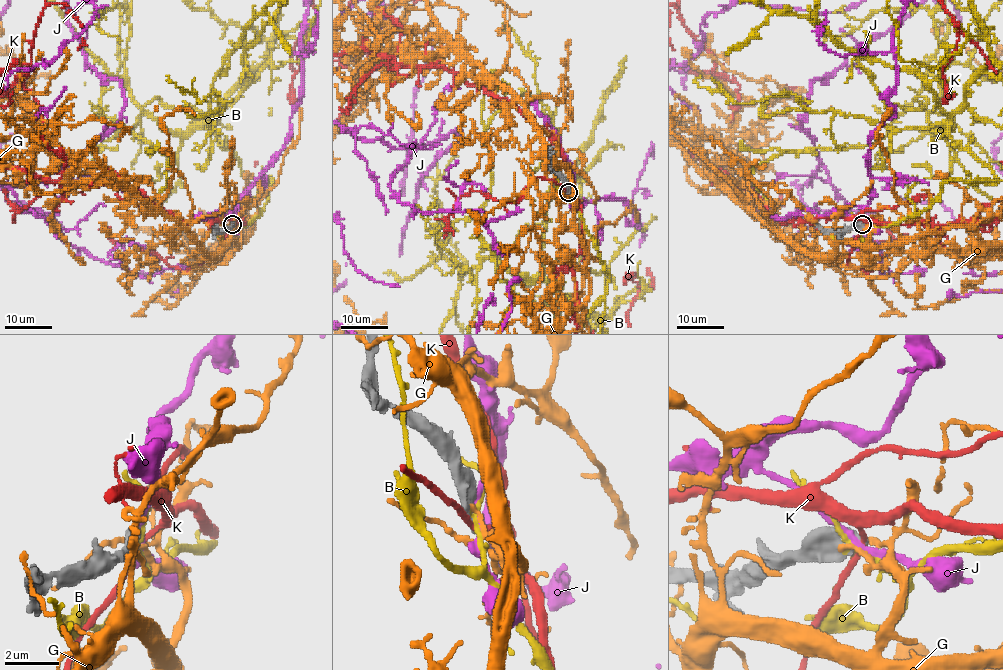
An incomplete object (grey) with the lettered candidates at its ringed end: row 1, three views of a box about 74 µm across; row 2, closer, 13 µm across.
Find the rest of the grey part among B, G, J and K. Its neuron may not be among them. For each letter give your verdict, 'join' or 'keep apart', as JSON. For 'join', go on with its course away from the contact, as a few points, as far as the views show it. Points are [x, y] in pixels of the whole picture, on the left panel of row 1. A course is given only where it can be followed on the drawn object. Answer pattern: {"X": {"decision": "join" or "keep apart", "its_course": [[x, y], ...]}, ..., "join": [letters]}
{"B": {"decision": "keep apart"}, "G": {"decision": "keep apart"}, "J": {"decision": "keep apart"}, "K": {"decision": "keep apart"}, "join": []}

